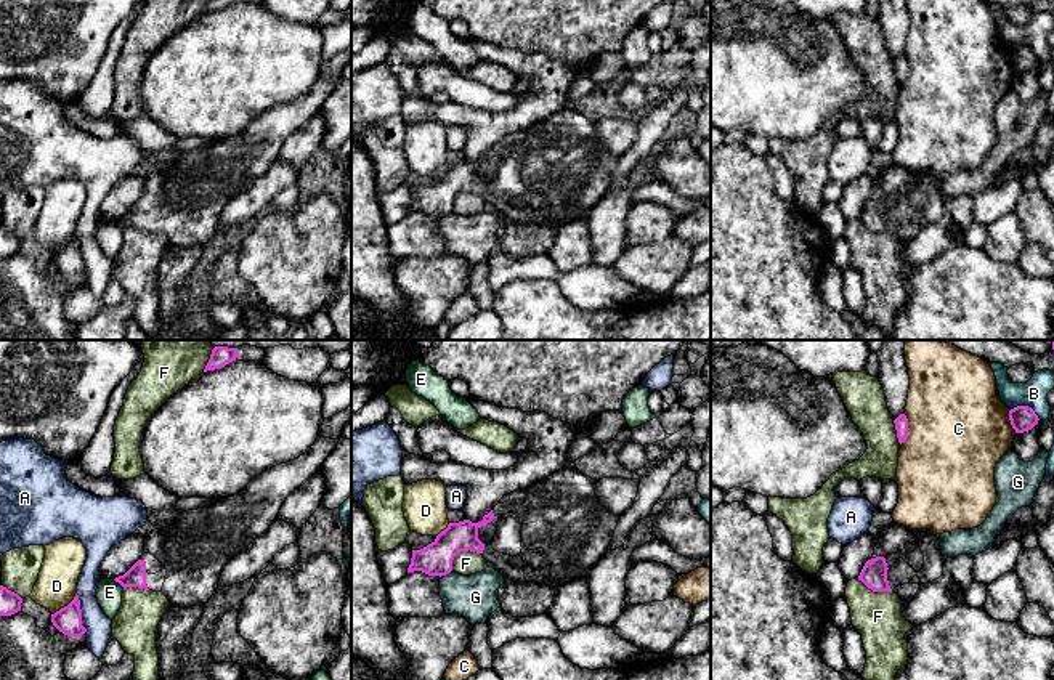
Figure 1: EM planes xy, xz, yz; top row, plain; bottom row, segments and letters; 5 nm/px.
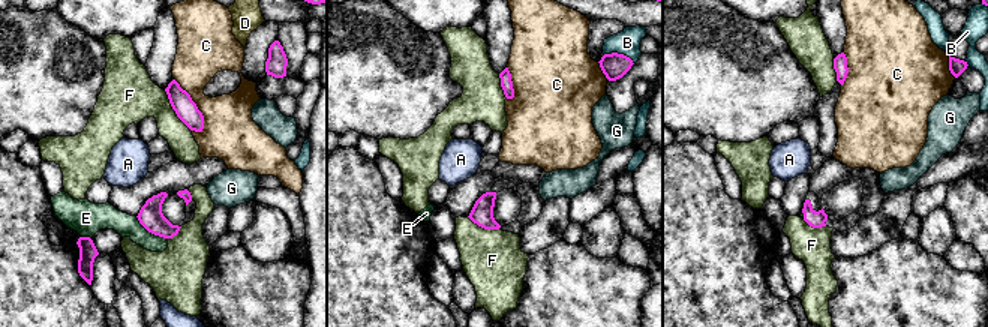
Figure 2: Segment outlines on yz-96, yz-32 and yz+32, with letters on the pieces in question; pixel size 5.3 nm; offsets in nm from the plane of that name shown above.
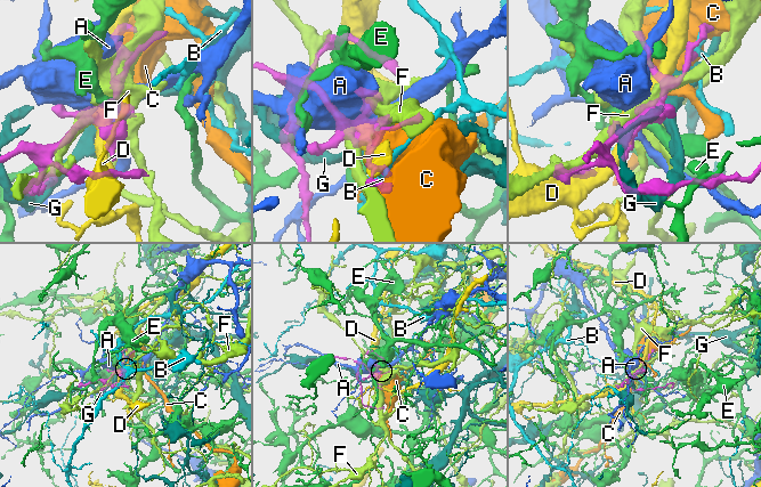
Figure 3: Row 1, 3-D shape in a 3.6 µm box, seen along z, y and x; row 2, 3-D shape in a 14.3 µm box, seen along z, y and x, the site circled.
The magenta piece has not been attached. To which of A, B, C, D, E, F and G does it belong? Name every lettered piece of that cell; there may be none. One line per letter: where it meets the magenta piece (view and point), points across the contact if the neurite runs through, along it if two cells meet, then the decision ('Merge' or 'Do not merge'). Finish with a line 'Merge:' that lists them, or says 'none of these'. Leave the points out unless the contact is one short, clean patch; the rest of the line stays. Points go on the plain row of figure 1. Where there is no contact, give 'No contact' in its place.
A: Touches magenta at xy (81, 254). Boundary: xy (76, 234), (81, 244), (81, 265), (87, 271). Do not merge
B: Touches magenta at yz (1027, 47). Do not merge
C: Touches magenta at yz (907, 71). Do not merge
D: Touches magenta at xy (64, 247). Do not merge
E: Touches magenta at xy (119, 223). Do not merge
F: Touches magenta at xz (461, 191). Do not merge
G: Touches magenta at xz (445, 215). Do not merge
Merge: none of these

